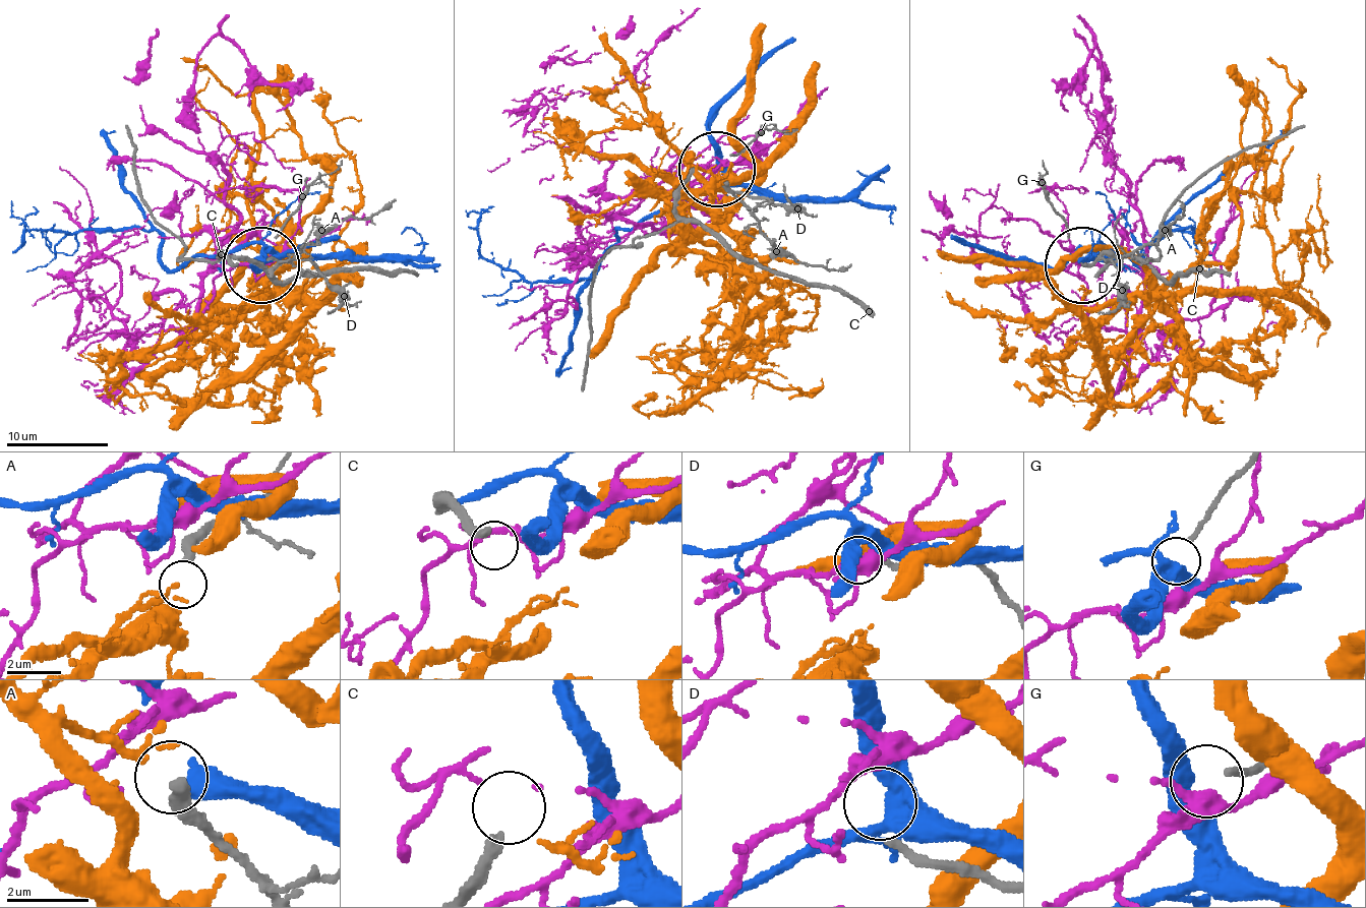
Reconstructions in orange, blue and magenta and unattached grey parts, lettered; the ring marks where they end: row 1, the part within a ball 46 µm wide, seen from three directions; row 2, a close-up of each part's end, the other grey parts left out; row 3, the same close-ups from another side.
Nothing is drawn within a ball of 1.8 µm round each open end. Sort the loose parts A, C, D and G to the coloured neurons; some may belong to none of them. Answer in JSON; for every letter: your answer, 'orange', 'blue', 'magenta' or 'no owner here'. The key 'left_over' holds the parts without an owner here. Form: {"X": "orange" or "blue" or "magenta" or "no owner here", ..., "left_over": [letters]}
{"A": "orange", "C": "no owner here", "D": "no owner here", "G": "blue", "left_over": ["C", "D"]}

